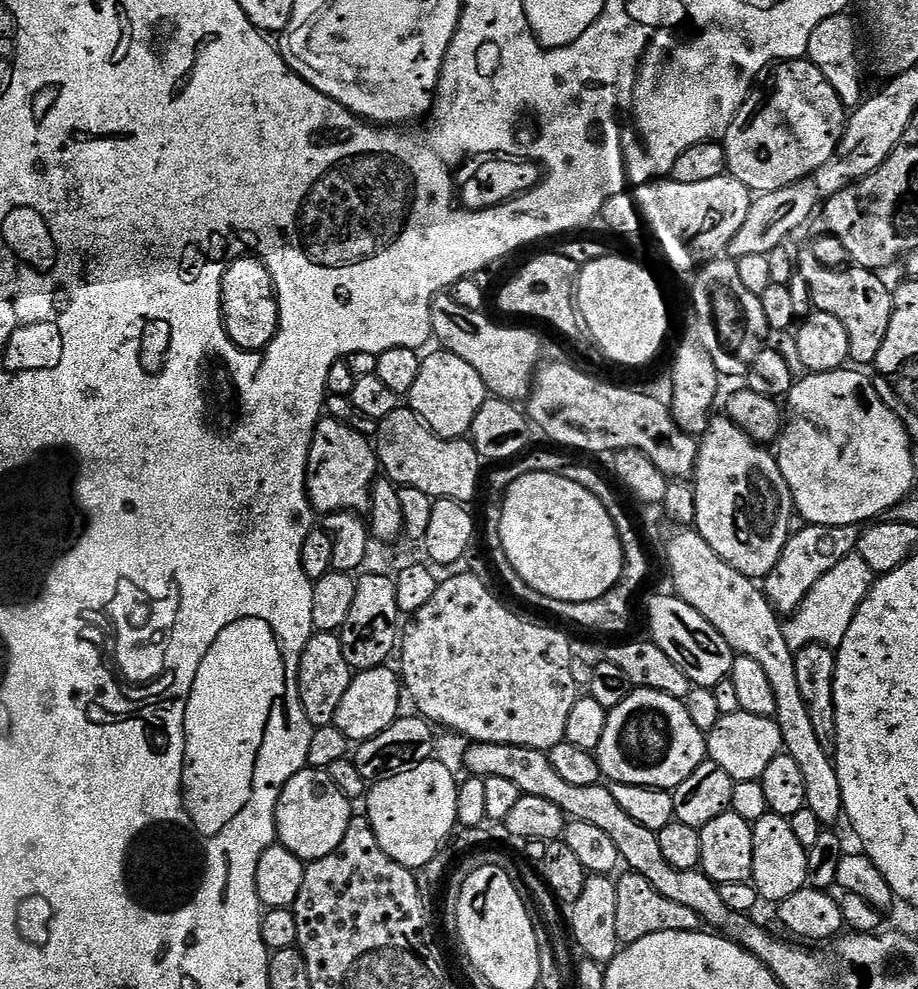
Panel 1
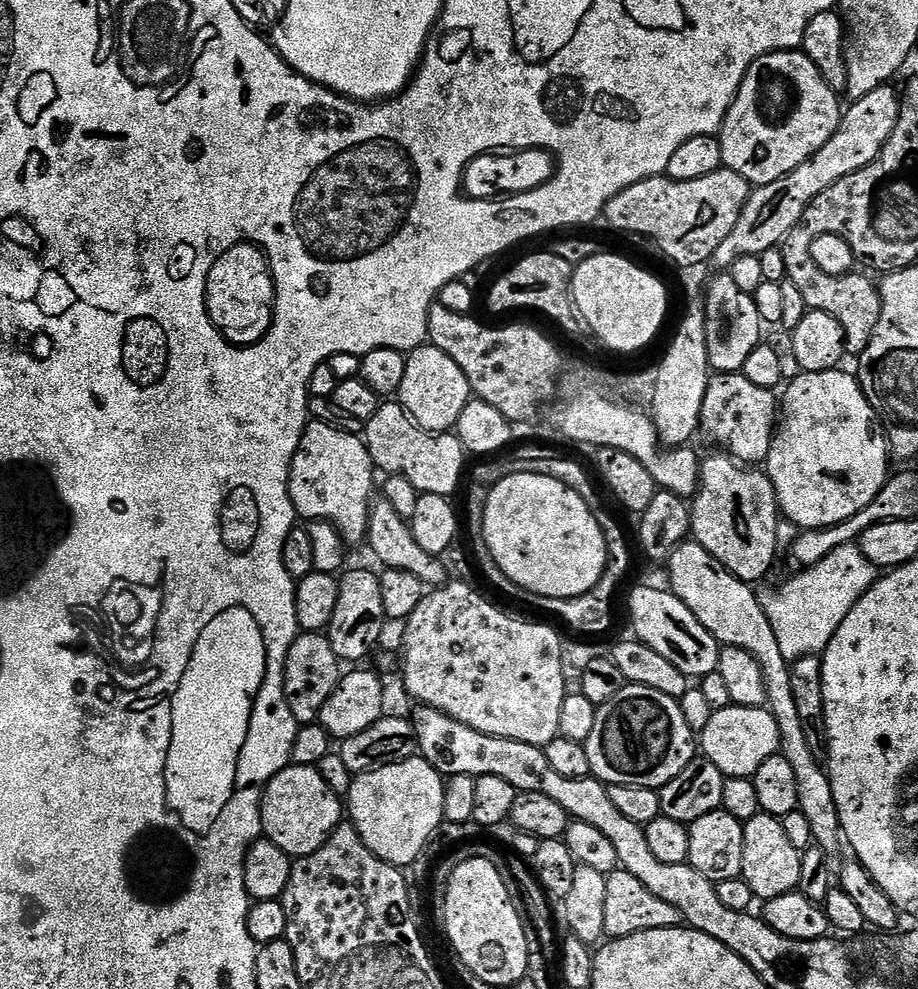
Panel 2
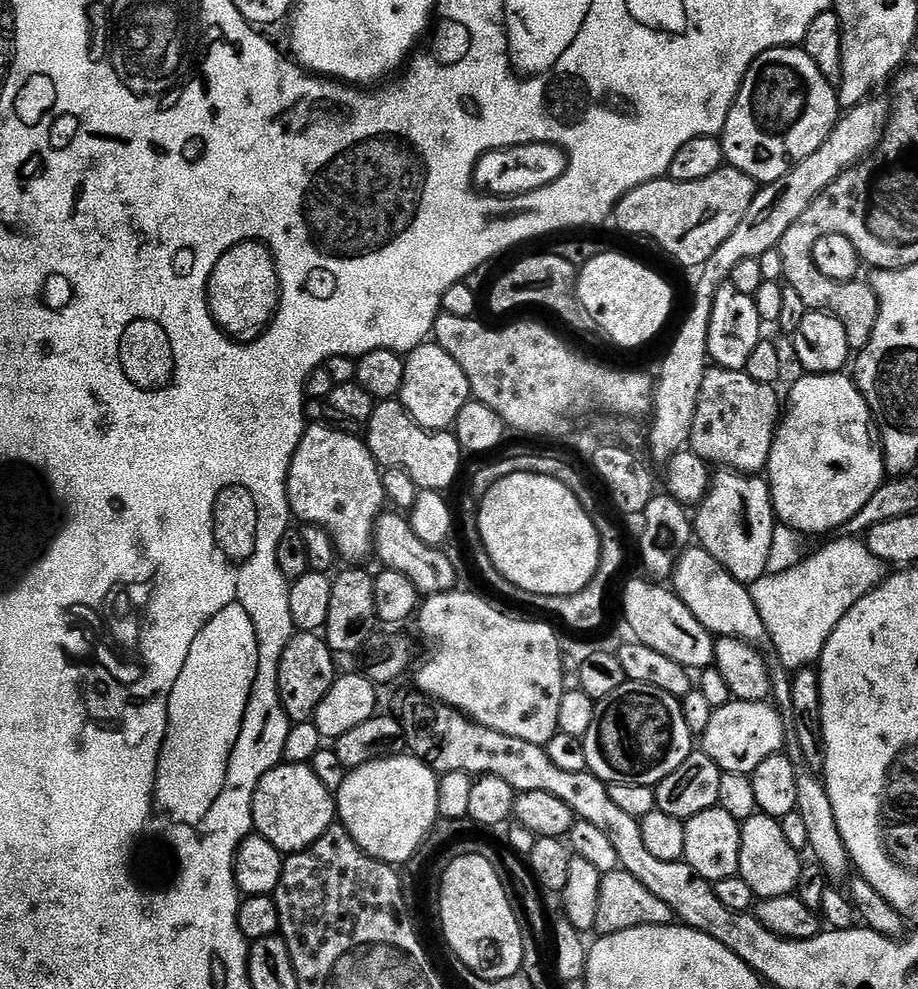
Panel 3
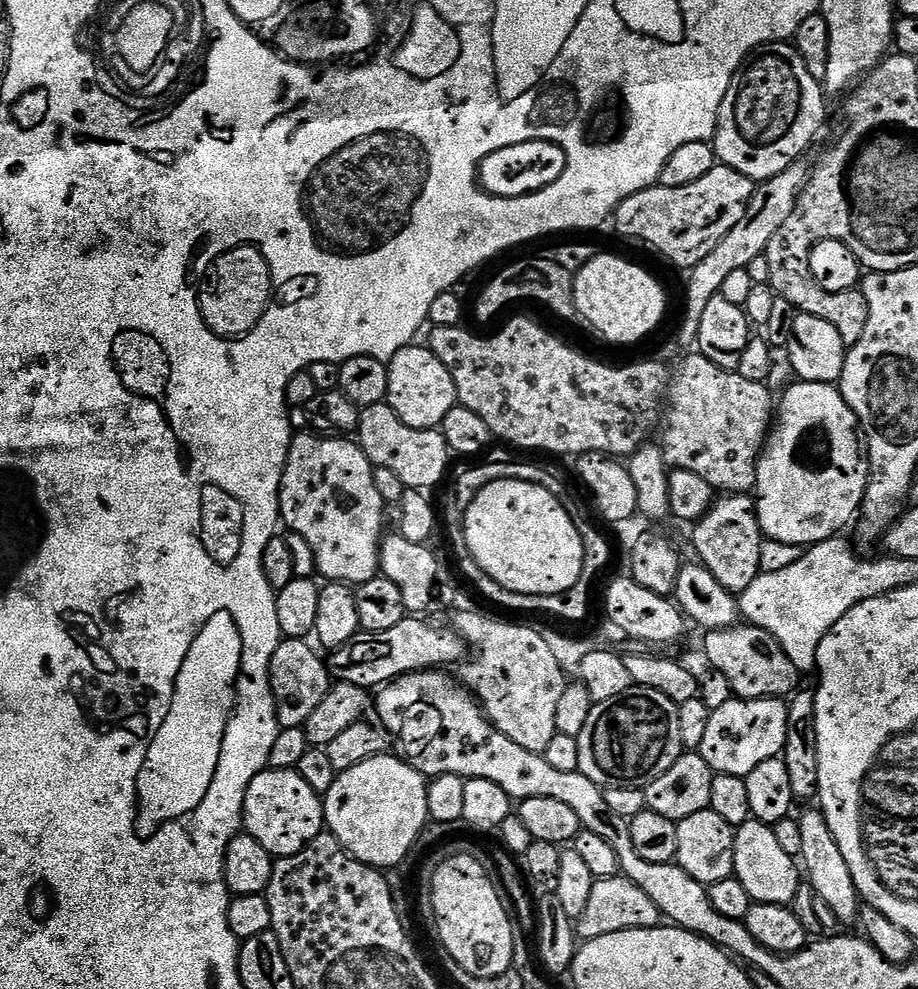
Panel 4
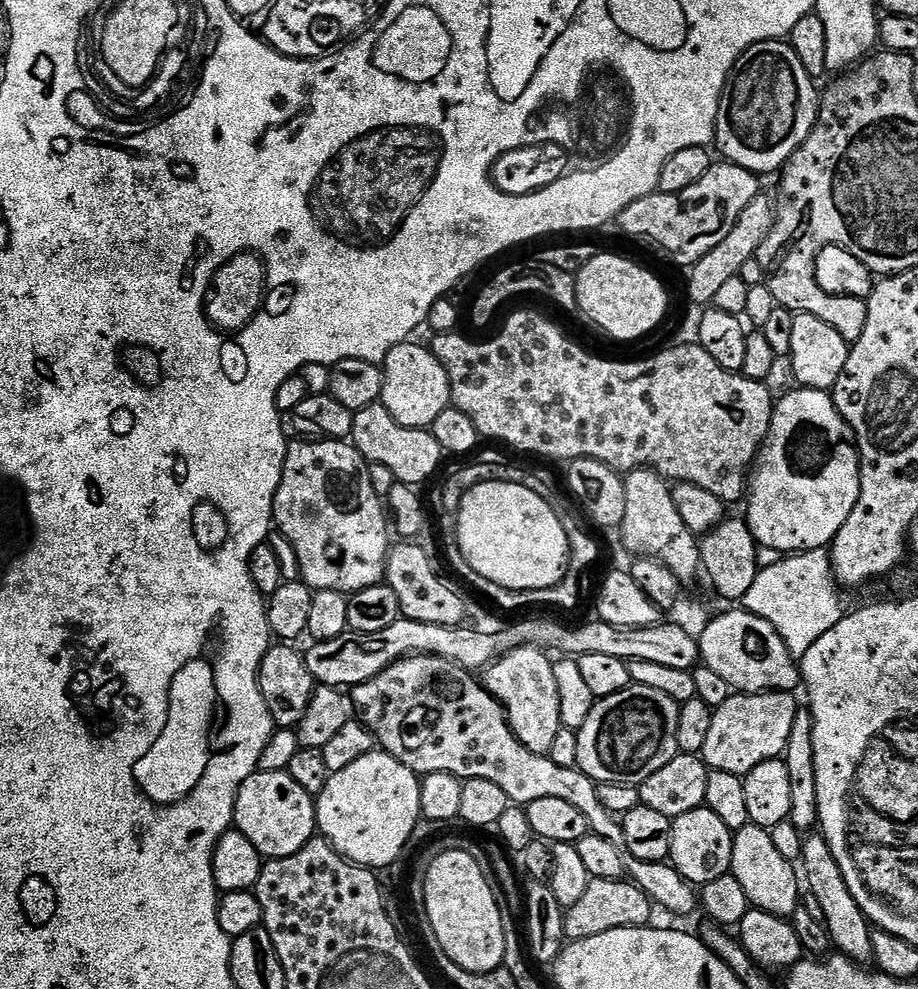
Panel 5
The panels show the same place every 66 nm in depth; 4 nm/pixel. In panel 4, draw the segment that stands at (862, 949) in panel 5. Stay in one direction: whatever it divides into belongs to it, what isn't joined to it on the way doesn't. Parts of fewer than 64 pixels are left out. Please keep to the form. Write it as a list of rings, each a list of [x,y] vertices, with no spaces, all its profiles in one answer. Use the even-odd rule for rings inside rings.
[[[816,806],[805,808],[808,809],[802,814],[799,813],[798,816],[802,830],[802,850],[799,859],[802,861],[807,883],[811,884],[812,889],[816,891],[819,900],[826,902],[829,908],[836,913],[837,921],[841,925],[855,925],[860,914],[862,901],[860,893],[854,886],[850,866],[846,866],[846,858],[842,858],[842,850],[838,850],[838,842],[834,842],[834,834],[830,834],[830,826],[826,822],[823,811]]]

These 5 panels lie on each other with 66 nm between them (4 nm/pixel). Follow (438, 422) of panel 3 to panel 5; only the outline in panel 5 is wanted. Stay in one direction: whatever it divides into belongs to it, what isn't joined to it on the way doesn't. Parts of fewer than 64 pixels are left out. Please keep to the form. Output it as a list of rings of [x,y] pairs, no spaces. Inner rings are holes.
[[[412,343],[394,346],[386,354],[382,365],[384,381],[379,403],[384,404],[402,426],[431,429],[434,418],[438,418],[438,414],[452,404],[450,378],[431,347],[424,345],[423,348],[420,344]]]

